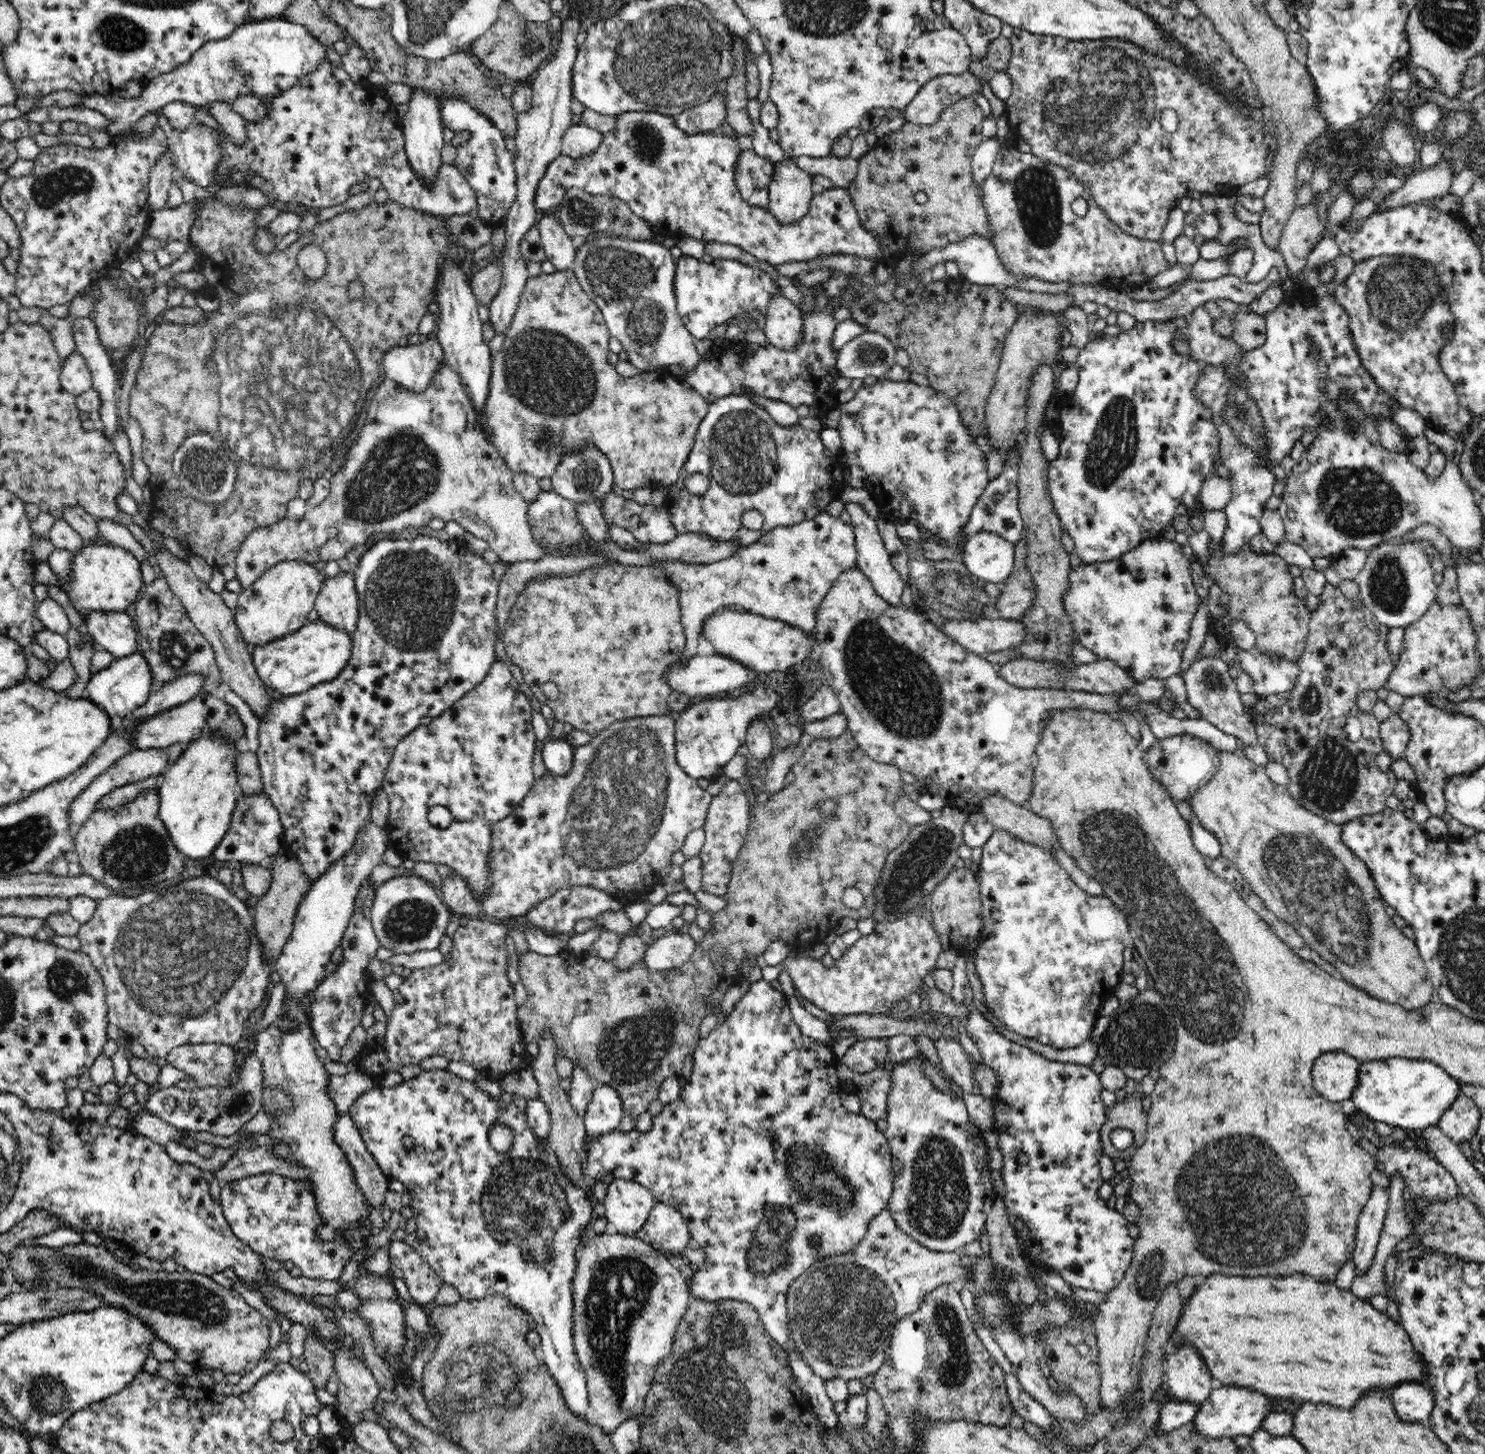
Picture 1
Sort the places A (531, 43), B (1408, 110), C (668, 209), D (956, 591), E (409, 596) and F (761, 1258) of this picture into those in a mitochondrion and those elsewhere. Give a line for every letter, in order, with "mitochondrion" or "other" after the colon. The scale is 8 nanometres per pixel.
A: mitochondrion
B: other
C: other
D: mitochondrion
E: mitochondrion
F: mitochondrion

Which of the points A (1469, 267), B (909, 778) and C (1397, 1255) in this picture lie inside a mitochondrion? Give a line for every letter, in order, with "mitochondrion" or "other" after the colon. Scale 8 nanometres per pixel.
A: other
B: other
C: other

